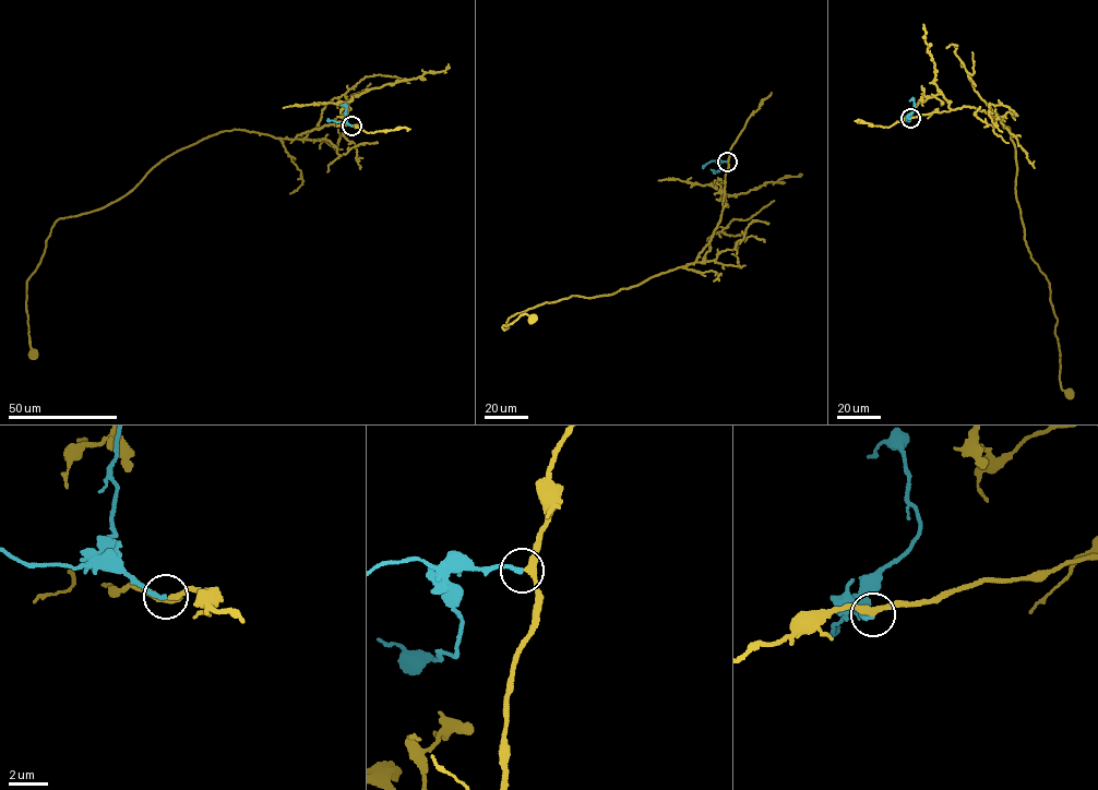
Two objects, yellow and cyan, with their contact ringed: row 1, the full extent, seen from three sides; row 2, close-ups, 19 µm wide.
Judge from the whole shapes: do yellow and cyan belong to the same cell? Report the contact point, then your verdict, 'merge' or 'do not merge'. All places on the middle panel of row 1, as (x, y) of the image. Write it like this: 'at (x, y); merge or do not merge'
at (727, 162); merge

